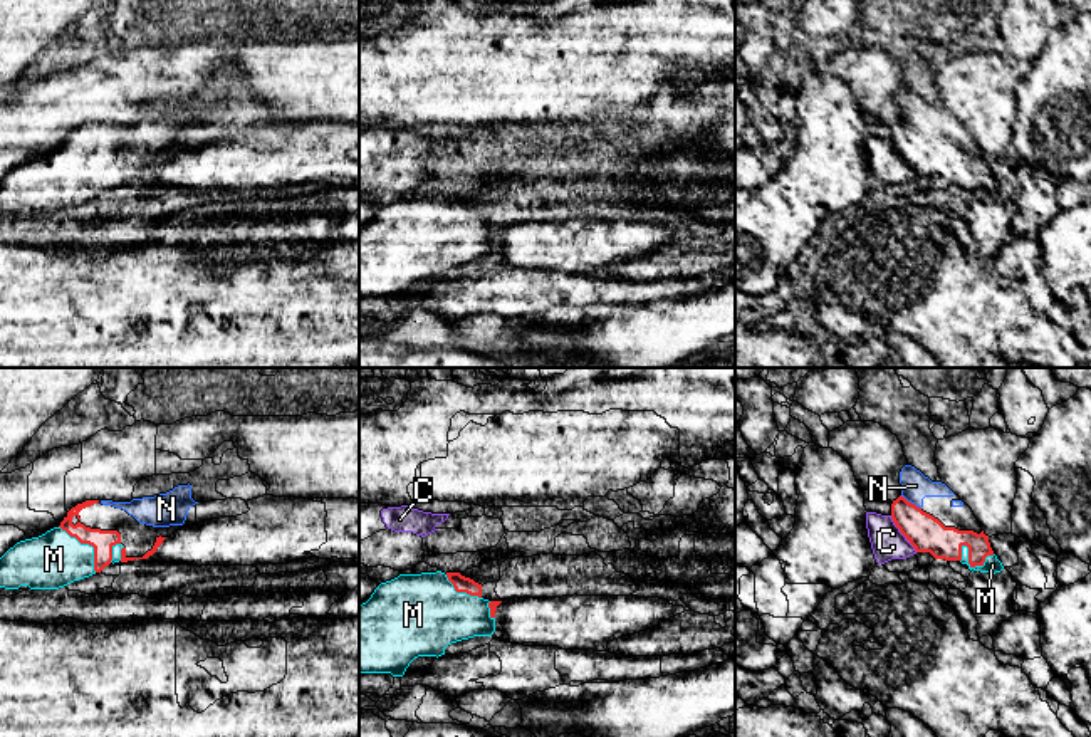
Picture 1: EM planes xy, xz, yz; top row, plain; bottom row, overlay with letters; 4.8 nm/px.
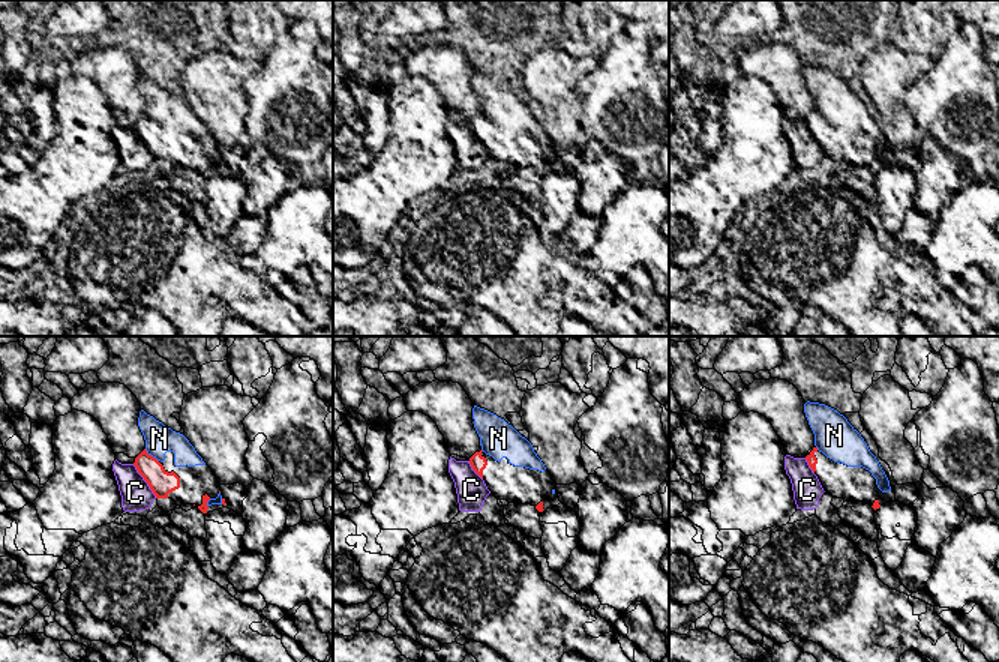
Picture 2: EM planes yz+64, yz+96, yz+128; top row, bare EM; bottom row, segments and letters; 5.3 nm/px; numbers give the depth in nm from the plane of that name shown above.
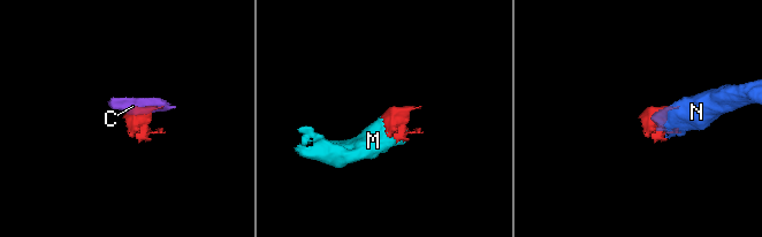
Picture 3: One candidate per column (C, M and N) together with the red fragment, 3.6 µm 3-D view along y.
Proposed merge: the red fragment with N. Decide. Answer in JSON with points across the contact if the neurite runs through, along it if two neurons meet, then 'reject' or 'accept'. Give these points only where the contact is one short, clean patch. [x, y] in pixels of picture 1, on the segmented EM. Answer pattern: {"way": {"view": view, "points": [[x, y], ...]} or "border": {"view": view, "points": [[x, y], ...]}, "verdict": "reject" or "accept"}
{"verdict": "accept"}

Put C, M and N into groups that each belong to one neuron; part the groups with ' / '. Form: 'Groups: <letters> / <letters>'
Groups: C / M N

